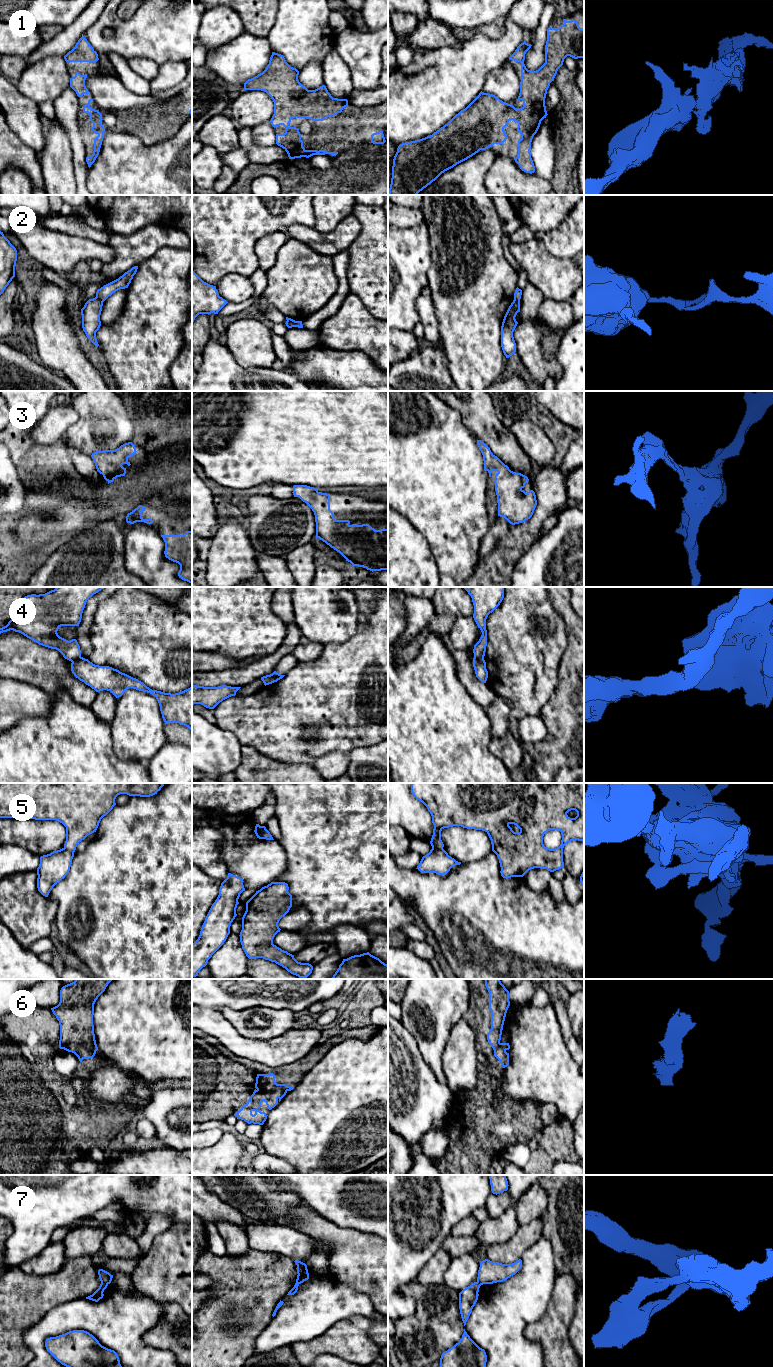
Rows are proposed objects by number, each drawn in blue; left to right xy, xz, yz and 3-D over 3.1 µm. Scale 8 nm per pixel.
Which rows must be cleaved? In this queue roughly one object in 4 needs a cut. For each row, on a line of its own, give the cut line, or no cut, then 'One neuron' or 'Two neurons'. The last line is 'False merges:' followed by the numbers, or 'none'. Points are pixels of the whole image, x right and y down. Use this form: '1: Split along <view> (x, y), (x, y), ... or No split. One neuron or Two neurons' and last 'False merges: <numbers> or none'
1: No split. One neuron
2: Split along xy (96, 296), (103, 301). Two neurons
3: No split. One neuron
4: Split along yz (474, 657), (483, 659). Two neurons
5: Split along yz (432, 847), (442, 849). Two neurons
6: Split along xz (257, 1089), (273, 1090), (283, 1088), (286, 1091). Two neurons
7: Split along xy (101, 1282), (107, 1284). Two neurons
False merges: 2, 4, 5, 6, 7

